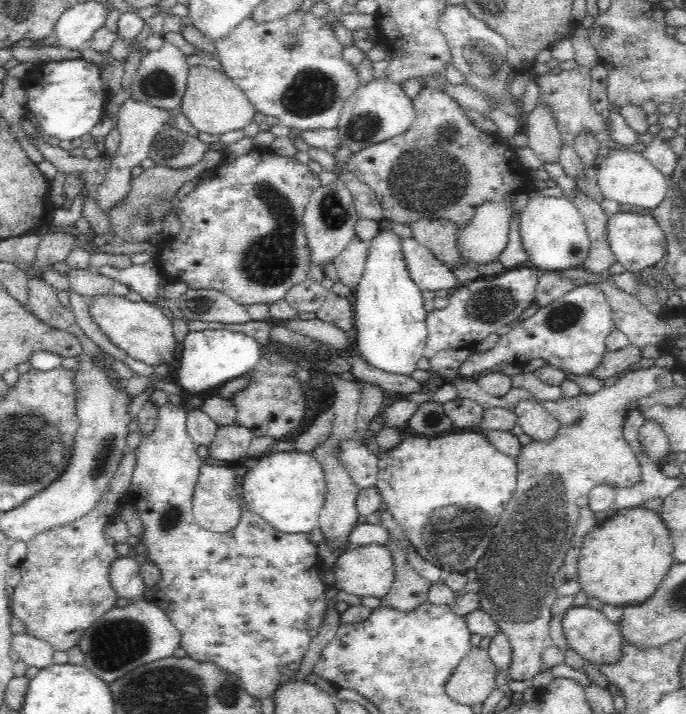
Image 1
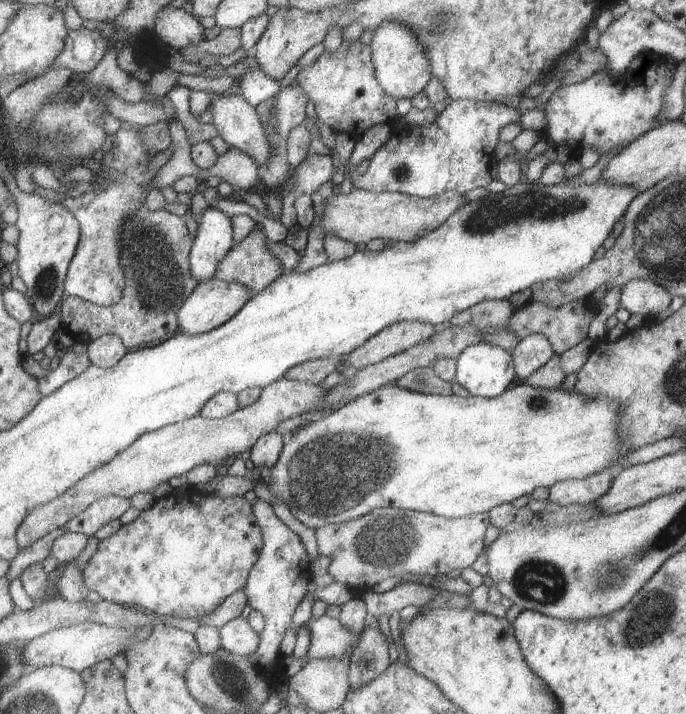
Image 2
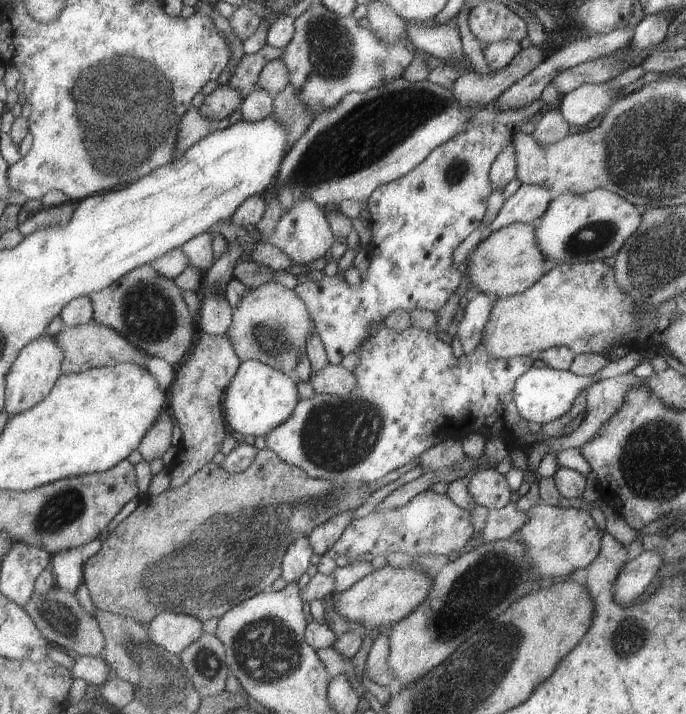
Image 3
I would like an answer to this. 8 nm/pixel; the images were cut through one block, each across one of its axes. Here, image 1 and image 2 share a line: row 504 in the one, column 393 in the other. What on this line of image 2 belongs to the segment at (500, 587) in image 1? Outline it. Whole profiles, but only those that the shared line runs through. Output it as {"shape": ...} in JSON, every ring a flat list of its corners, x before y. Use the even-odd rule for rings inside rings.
{"shape":[[377,508,359,518,344,523,331,523,315,531,319,555,331,558,330,573,335,581,357,589,358,594,379,588,383,580,399,580,402,576,420,574,424,579,437,574,456,574,469,566,483,552,483,534,489,526,488,513,479,513,450,519,425,511,399,510,399,508]]}

